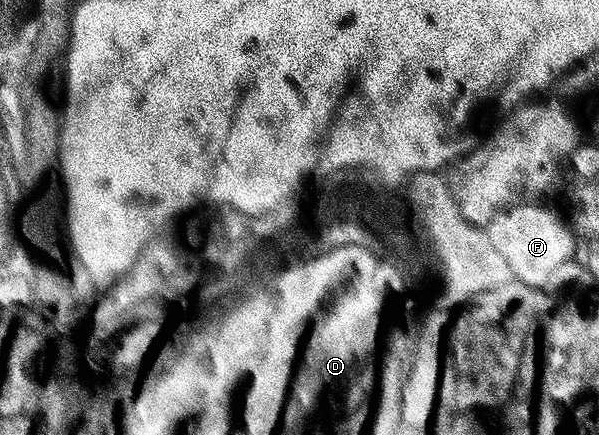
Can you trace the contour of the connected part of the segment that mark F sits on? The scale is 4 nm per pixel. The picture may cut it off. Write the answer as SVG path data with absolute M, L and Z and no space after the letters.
M516 204L500 211L489 225L491 239L497 244L501 256L509 264L512 275L527 286L547 288L551 286L557 268L565 260L575 258L576 231L566 217L539 204Z

